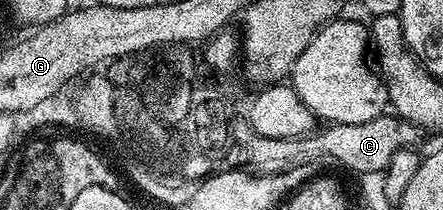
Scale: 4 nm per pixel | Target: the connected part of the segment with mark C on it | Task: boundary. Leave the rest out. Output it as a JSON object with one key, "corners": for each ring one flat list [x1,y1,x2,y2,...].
{"corners":[[383,114,372,118,372,122,352,122,351,124,331,124,319,127,308,136,292,138,264,138,252,130,249,119,234,118,231,122,230,143,225,149,225,167,230,170,252,172,260,176,275,176,292,170,301,164,318,162,321,156,335,160,342,168,354,174,370,171,385,172,392,154,402,148,417,145,419,129,407,120,393,114]]}

